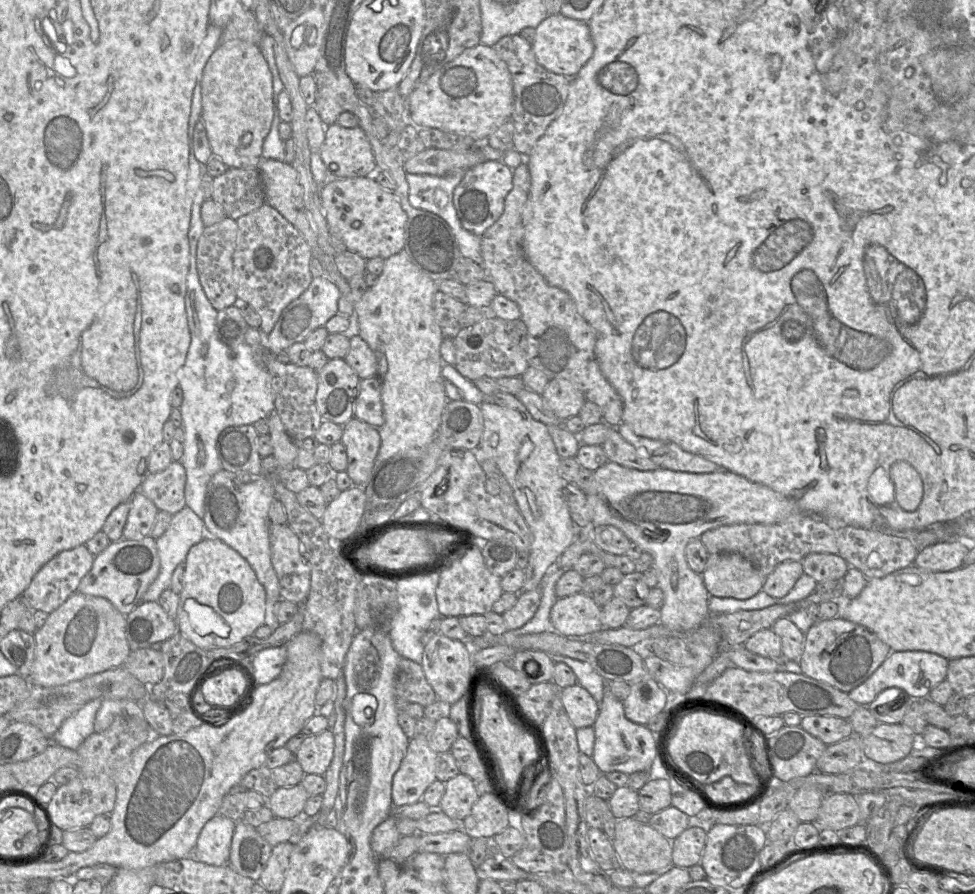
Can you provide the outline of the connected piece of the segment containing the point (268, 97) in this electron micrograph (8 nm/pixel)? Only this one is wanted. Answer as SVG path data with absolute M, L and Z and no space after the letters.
M238 39L218 44L204 67L201 93L202 120L213 155L228 168L258 168L275 111L272 74L260 48Z

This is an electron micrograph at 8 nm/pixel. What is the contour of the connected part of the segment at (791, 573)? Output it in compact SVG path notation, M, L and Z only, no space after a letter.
M786 560L765 578L762 591L775 598L784 597L803 573L801 561Z

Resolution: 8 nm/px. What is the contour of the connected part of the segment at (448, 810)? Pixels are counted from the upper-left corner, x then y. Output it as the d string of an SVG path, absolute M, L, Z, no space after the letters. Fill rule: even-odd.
M459 773L445 783L445 793L438 809L451 819L462 822L477 799L477 784L469 776Z

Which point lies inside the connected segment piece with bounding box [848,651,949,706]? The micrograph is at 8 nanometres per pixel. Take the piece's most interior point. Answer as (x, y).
(917, 673)

